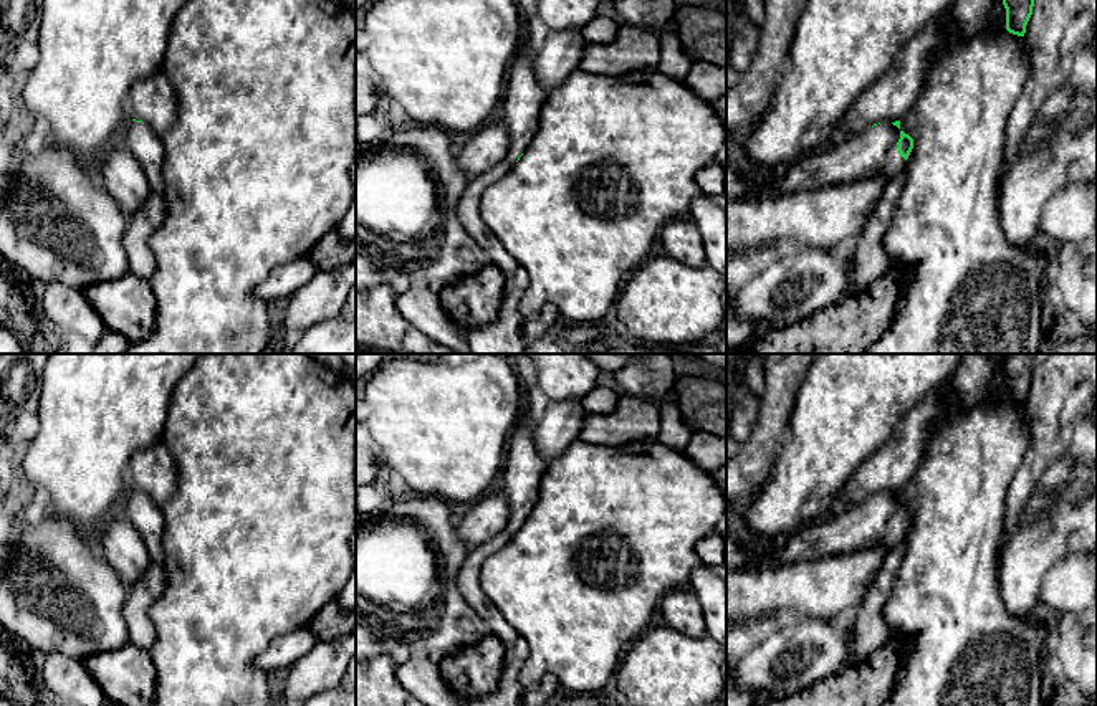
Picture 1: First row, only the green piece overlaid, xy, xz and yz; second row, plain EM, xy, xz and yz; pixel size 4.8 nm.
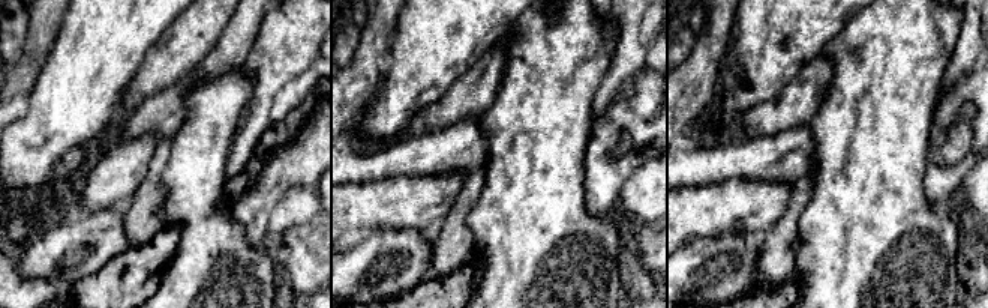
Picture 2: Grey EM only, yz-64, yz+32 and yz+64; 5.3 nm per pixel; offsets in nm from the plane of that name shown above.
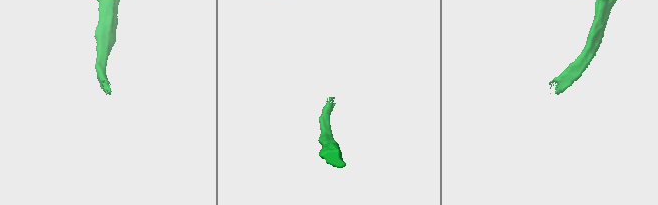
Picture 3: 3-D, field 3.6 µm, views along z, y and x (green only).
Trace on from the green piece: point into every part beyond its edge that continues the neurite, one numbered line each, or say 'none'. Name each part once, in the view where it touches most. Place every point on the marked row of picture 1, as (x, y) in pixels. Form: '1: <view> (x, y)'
1: yz (874, 152)

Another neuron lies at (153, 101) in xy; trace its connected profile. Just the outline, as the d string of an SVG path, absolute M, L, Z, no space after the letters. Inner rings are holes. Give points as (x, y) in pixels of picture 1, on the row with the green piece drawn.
M162 73L136 81L127 94L127 107L129 117L147 124L157 137L162 137L177 117L174 88Z

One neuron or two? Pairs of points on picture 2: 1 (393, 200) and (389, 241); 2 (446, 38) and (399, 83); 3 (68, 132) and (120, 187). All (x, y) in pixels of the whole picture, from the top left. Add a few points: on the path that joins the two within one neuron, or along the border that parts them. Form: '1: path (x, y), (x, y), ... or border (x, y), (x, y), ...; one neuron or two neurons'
1: border (420, 230), (383, 229), (366, 236); two neurons
2: path (434, 50), (411, 72); one neuron
3: border (96, 158), (78, 176), (75, 190); two neurons

